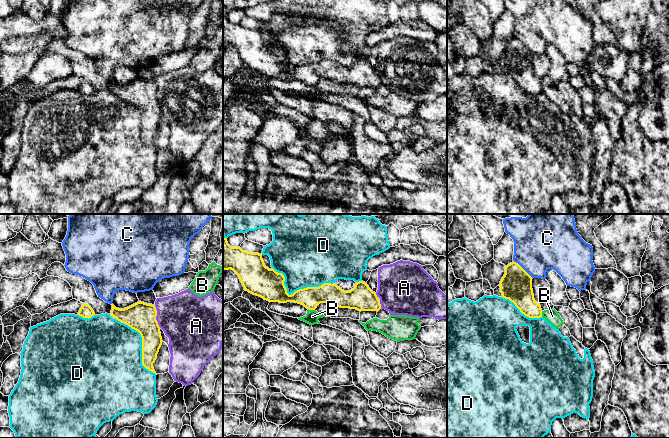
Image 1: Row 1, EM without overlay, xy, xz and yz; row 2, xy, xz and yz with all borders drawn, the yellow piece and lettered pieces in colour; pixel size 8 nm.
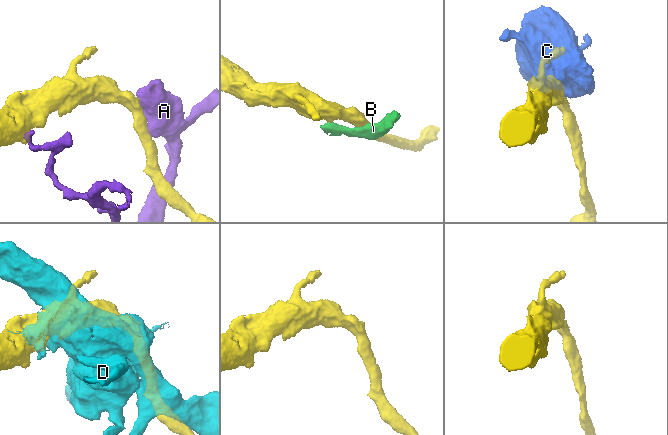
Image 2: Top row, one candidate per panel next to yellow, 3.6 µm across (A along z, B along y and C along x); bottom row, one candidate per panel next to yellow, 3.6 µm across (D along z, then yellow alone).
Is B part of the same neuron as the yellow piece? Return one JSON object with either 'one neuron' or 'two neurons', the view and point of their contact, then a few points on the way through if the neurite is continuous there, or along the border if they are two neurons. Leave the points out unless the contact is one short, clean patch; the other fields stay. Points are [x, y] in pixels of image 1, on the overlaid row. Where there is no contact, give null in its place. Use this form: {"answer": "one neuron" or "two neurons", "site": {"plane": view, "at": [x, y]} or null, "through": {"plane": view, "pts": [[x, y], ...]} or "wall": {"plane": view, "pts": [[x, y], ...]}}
{"answer": "two neurons", "site": {"plane": "xz", "at": [311, 309]}, "wall": {"plane": "xz", "pts": [[308, 308], [314, 310]]}}

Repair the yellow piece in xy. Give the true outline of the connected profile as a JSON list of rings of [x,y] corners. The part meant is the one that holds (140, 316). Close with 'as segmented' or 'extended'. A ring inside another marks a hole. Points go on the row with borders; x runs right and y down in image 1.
[[[141,301],[124,309],[111,305],[111,316],[140,333],[142,337],[142,365],[156,374],[153,363],[157,359],[157,354],[162,345],[162,337],[156,320],[155,305]]]; as segmented

